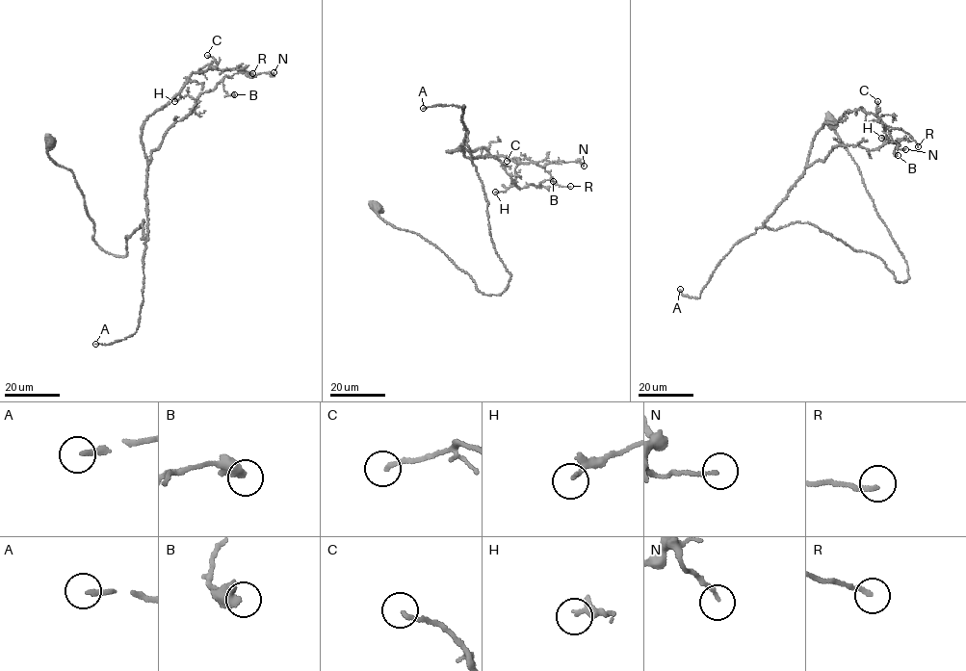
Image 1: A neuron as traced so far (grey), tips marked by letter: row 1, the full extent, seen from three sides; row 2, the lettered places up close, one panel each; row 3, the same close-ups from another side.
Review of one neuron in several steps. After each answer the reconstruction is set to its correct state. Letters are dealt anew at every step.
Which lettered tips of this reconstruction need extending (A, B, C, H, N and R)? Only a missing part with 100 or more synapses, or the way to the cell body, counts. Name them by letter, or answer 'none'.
A

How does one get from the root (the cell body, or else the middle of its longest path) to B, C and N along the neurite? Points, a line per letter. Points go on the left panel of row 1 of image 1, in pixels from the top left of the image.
B: (51, 141), (94, 243), (123, 257), (143, 220), (146, 236), (152, 151), (201, 92), (221, 82), (234, 94)
C: (51, 141), (94, 243), (125, 256), (125, 237), (147, 231), (143, 125), (216, 67), (207, 55)
N: (51, 141), (94, 243), (123, 257), (125, 237), (147, 231), (145, 119), (192, 73), (274, 72)

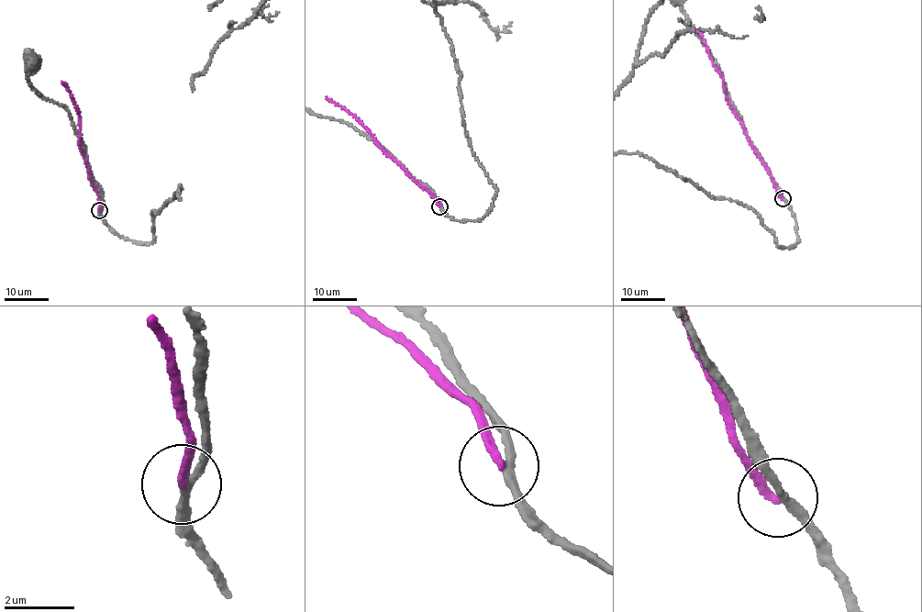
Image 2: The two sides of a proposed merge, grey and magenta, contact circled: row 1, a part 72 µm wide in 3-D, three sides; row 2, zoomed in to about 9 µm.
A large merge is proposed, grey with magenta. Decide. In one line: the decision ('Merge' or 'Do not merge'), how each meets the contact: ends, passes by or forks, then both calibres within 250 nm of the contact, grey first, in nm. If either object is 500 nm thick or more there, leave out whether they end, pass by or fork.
Do not merge. At the ring grey passes by. At the ring magenta ends. Thickness 240 nm (grey) against 240 nm

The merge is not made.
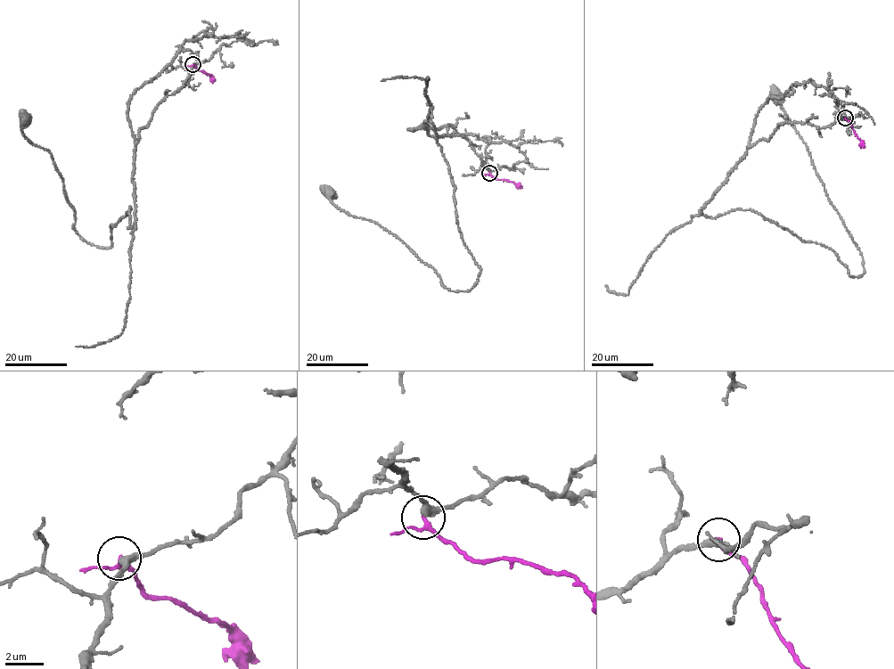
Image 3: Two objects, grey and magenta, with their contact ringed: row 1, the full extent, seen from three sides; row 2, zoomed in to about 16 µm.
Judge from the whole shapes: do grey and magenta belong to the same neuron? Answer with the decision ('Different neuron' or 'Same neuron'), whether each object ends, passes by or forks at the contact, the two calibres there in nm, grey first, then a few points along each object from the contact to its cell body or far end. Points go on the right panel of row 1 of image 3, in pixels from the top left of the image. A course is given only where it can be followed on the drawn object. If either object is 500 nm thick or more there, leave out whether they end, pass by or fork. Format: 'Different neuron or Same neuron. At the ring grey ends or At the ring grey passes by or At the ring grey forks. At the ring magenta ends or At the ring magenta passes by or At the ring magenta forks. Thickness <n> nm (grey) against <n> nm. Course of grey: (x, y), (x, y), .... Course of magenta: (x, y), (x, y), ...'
Different neuron. At the ring grey passes by. At the ring magenta passes by. Thickness 320 nm (grey) against 180 nm. Course of grey: (844, 118), (824, 127), (781, 123), (701, 214), (750, 209), (827, 246), (858, 277), (861, 252), (777, 95). Course of magenta: (845, 118), (864, 148)

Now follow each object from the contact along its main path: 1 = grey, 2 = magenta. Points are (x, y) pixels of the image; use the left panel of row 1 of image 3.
1: (192, 64), (141, 127), (134, 225), (129, 207), (110, 247), (76, 231), (26, 118)
2: (192, 64), (215, 81)

